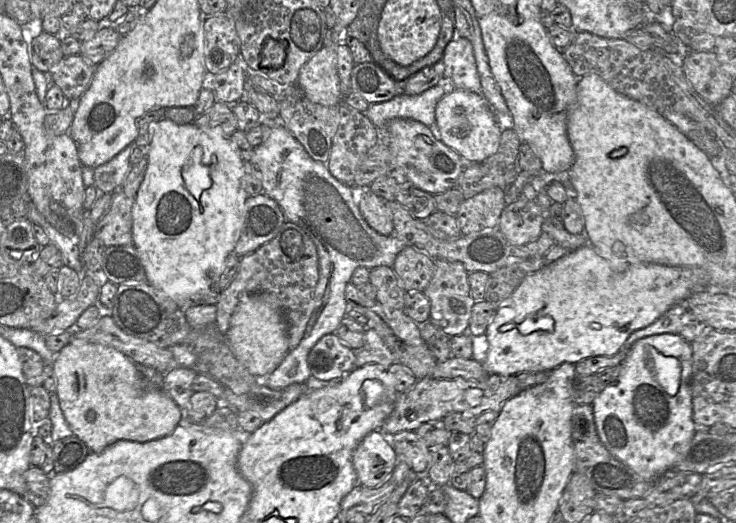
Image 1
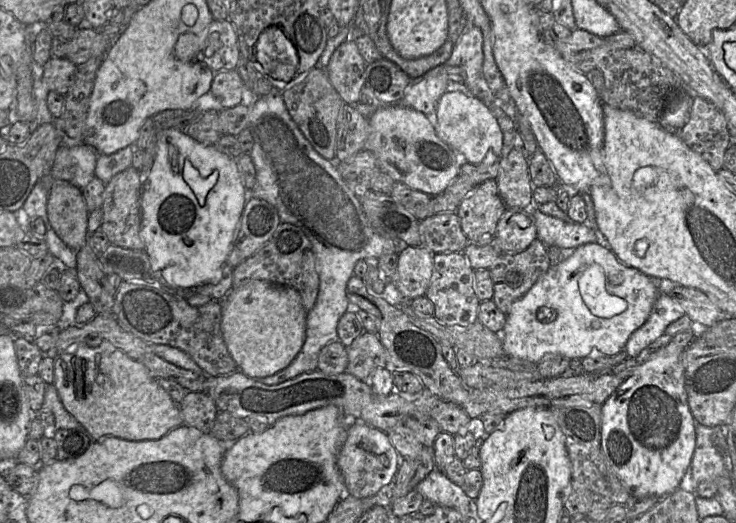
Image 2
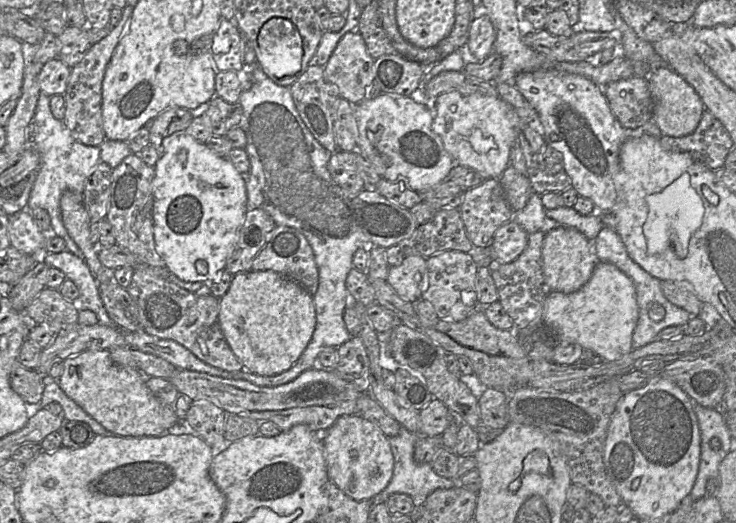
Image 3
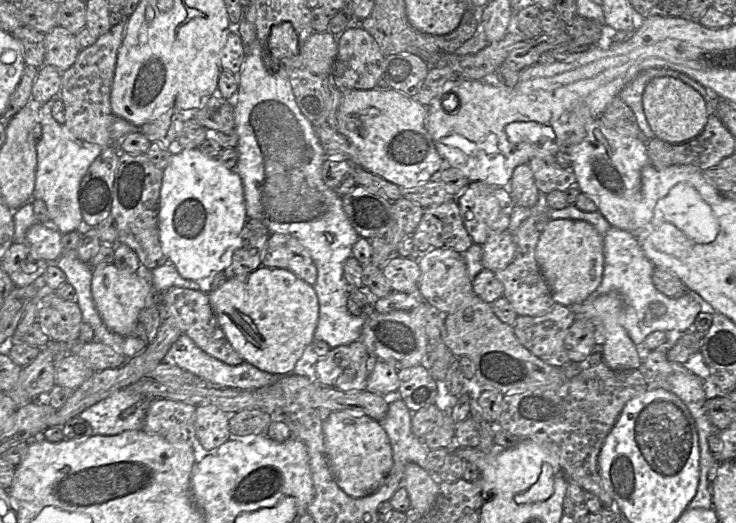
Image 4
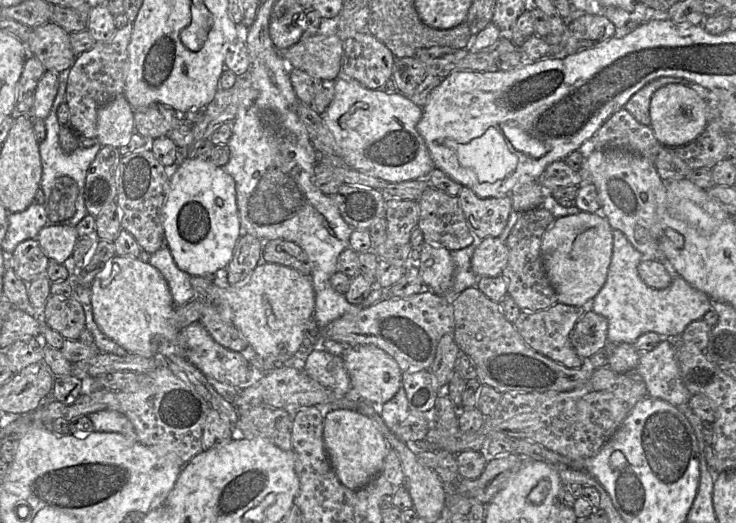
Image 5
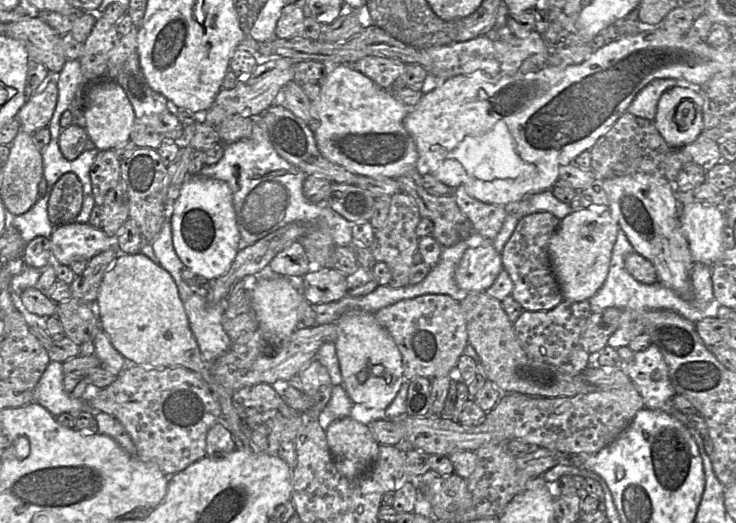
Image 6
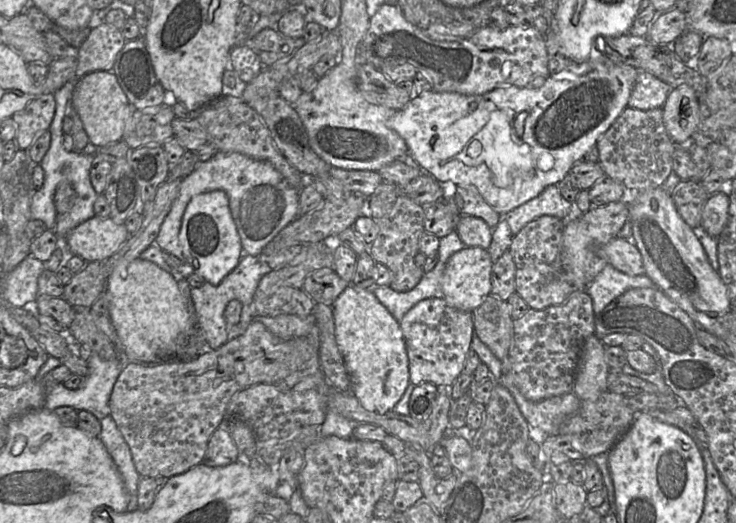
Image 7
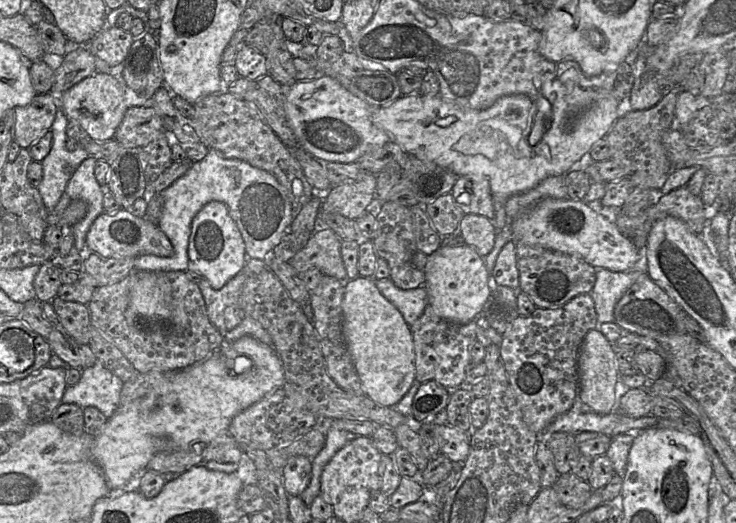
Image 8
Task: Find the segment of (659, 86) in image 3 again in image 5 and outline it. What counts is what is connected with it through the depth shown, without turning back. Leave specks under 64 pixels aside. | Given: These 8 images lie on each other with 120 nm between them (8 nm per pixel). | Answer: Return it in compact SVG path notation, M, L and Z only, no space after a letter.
M670 84L658 89L651 98L650 118L655 137L665 147L682 147L696 140L707 126L705 101L683 85Z

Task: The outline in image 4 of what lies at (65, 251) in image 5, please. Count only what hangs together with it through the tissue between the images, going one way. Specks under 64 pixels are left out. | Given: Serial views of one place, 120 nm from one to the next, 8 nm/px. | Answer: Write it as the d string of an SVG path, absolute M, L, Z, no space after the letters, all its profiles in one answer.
M37 222L28 229L25 242L36 258L52 262L64 253L61 237L62 233L58 230L50 229Z

